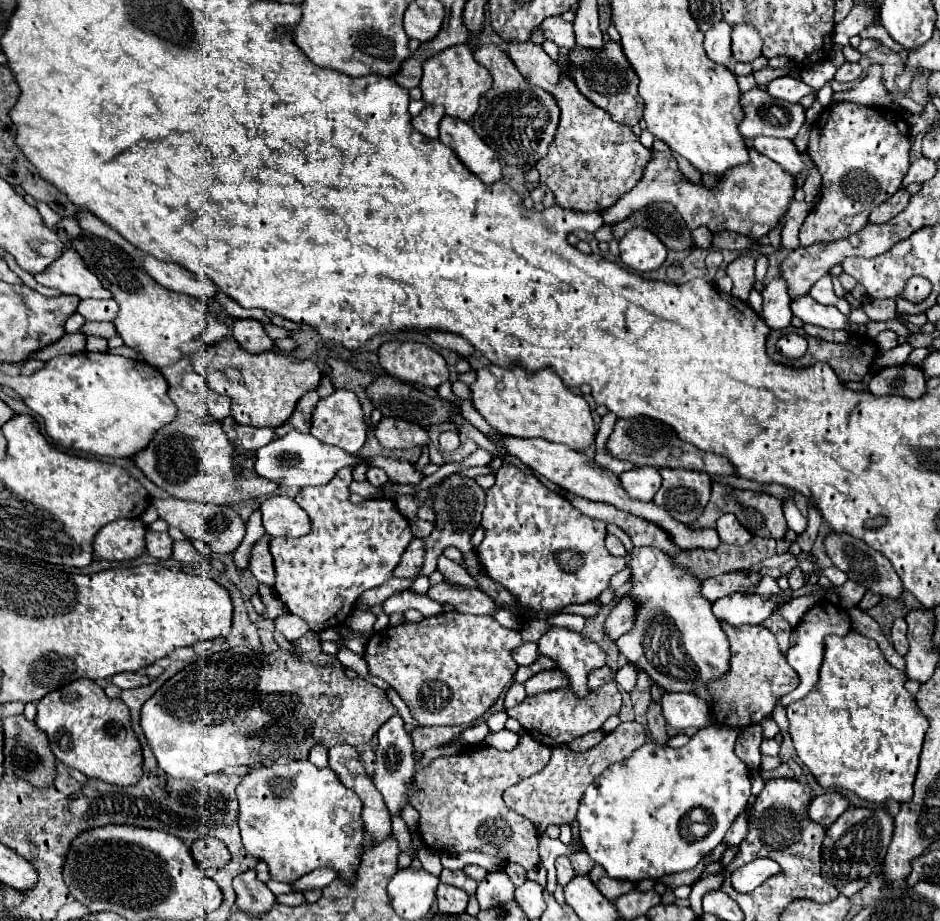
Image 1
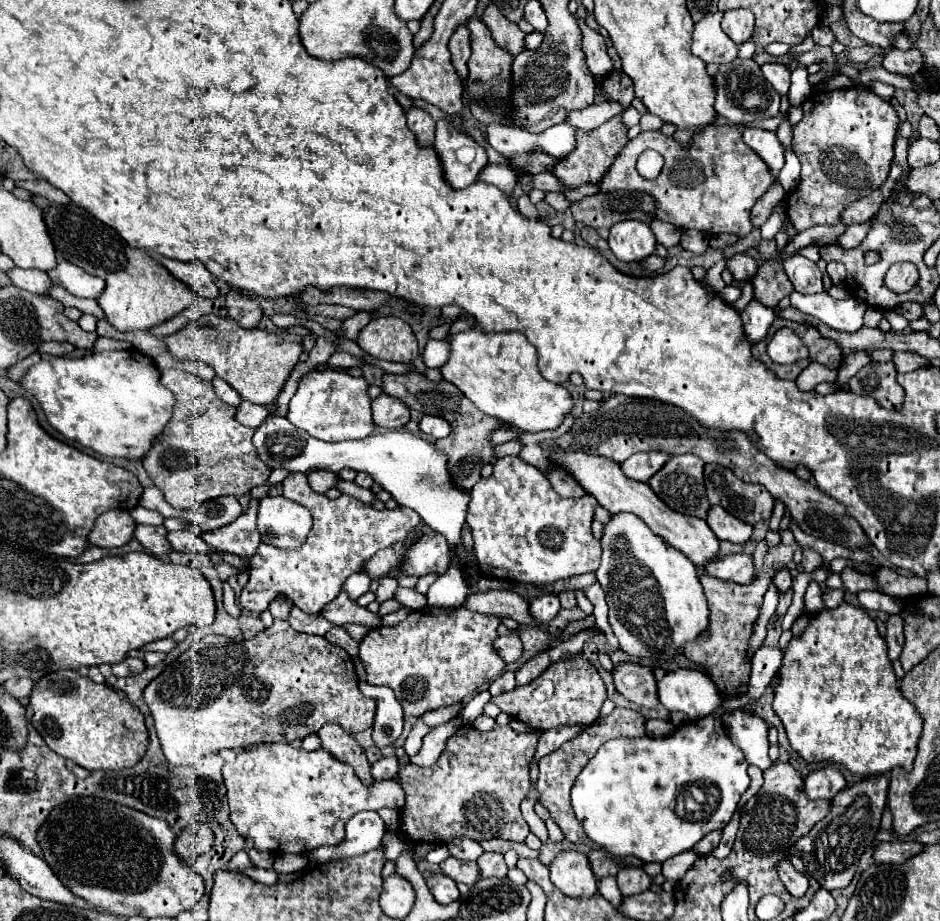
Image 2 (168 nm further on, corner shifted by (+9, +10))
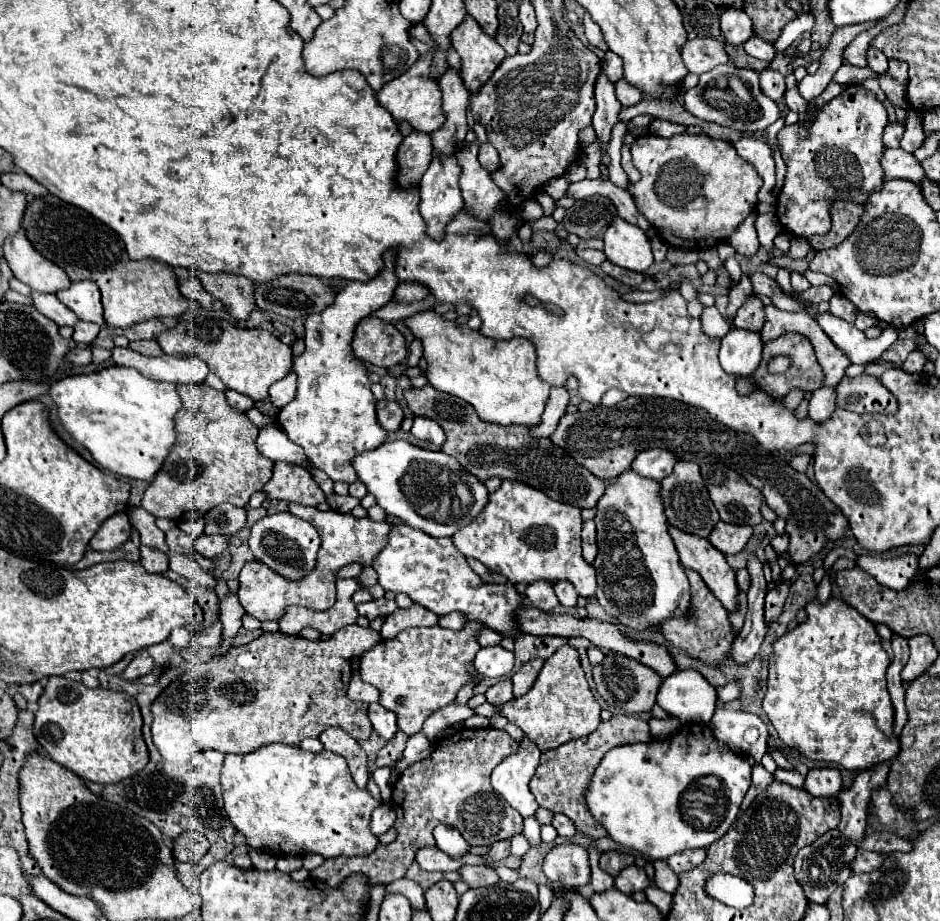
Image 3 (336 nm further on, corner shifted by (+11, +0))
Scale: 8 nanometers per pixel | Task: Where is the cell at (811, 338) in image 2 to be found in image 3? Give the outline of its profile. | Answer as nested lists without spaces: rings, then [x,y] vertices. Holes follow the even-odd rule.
[[[789,332],[789,334],[783,334],[771,342],[767,342],[763,346],[763,360],[761,360],[761,366],[757,368],[757,372],[753,374],[753,380],[759,388],[763,388],[769,396],[773,398],[783,398],[785,394],[789,394],[789,390],[793,388],[799,388],[799,390],[807,390],[807,392],[813,392],[817,388],[823,386],[823,370],[815,358],[815,350],[811,346],[811,342],[803,336],[803,334],[795,334],[795,332]],[[775,356],[787,356],[791,360],[791,368],[783,374],[771,374],[767,370],[767,364],[771,358]]]

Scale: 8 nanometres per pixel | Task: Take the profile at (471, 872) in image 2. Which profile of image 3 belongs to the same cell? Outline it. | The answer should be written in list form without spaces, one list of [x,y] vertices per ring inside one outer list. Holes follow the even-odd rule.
[[[463,866],[461,880],[465,880],[471,888],[481,888],[481,886],[497,884],[499,876],[491,866]]]

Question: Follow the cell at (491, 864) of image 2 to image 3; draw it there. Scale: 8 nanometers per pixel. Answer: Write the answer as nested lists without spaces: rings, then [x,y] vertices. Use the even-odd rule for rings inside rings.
[[[511,840],[495,842],[495,844],[489,848],[489,854],[491,854],[495,860],[501,860],[501,858],[509,856],[509,854],[511,854]]]

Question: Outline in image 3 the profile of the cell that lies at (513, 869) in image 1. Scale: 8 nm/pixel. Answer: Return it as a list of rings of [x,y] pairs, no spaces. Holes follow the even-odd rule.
[[[517,834],[517,836],[511,838],[511,854],[513,854],[513,856],[521,858],[529,848],[531,848],[531,846],[529,846],[529,842],[527,842],[527,838],[525,838],[523,834]]]

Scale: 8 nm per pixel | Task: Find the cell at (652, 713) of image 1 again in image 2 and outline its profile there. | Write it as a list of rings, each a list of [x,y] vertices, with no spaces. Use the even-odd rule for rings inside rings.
[[[621,664],[613,670],[617,690],[645,710],[653,710],[659,704],[657,682],[653,670],[639,664]]]

